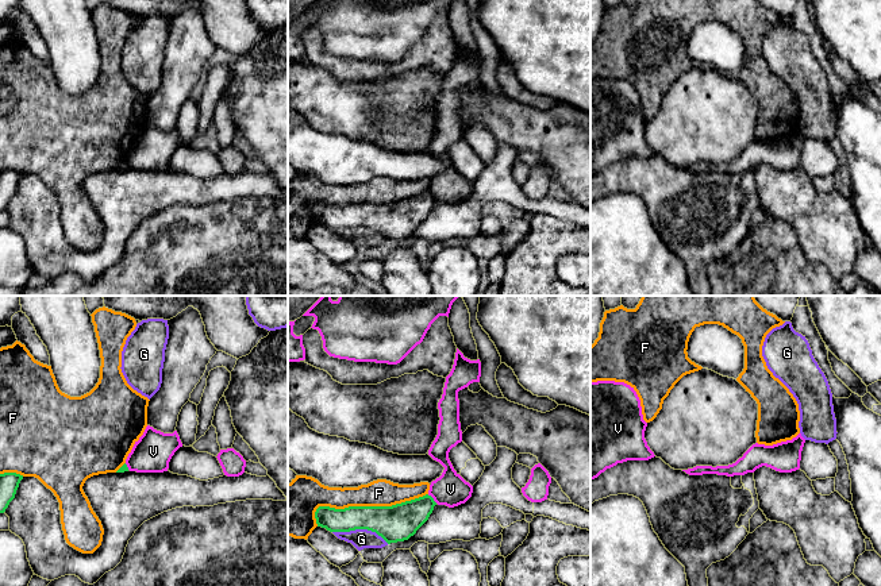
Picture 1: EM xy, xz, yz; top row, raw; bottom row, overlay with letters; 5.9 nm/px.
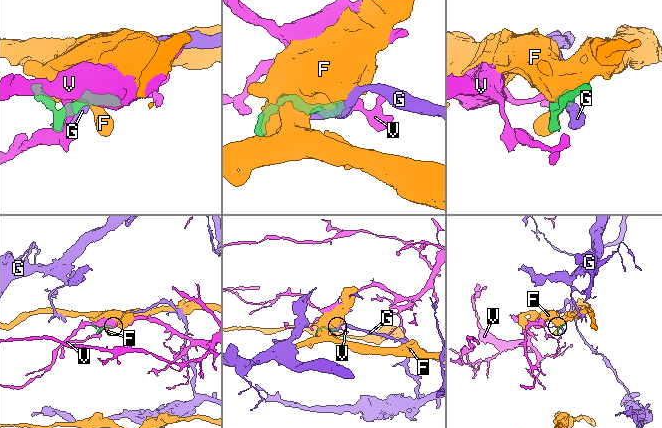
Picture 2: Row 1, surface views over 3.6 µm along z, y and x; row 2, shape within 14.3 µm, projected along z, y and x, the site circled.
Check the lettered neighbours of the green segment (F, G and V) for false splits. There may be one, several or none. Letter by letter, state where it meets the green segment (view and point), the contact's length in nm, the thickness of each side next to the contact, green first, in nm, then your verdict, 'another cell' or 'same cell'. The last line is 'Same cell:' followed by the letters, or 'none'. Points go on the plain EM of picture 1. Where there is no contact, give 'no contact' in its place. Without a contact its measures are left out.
F: meets green in xz at (368, 204); contact 700 nm long; 220 nm thick on the green side, 160 nm on the other; another cell
G: meets green in xz at (361, 226); contact 340 nm long; 220 nm thick on the green side, 120 nm on the other; another cell
V: meets green in xz at (433, 196); contact 80 nm long; 220 nm thick on the green side, 200 nm on the other; another cell
Same cell: none

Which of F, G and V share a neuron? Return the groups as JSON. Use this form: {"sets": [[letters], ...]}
{"sets": [["F"], ["G"], ["V"]]}

